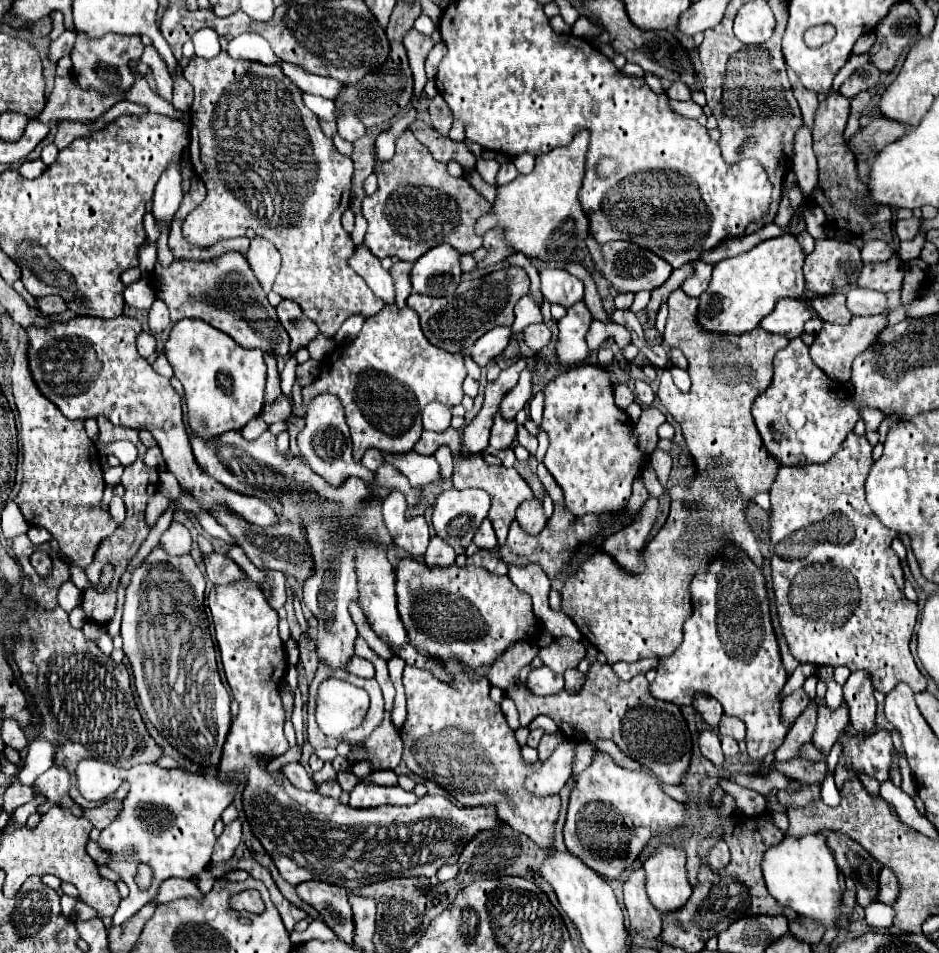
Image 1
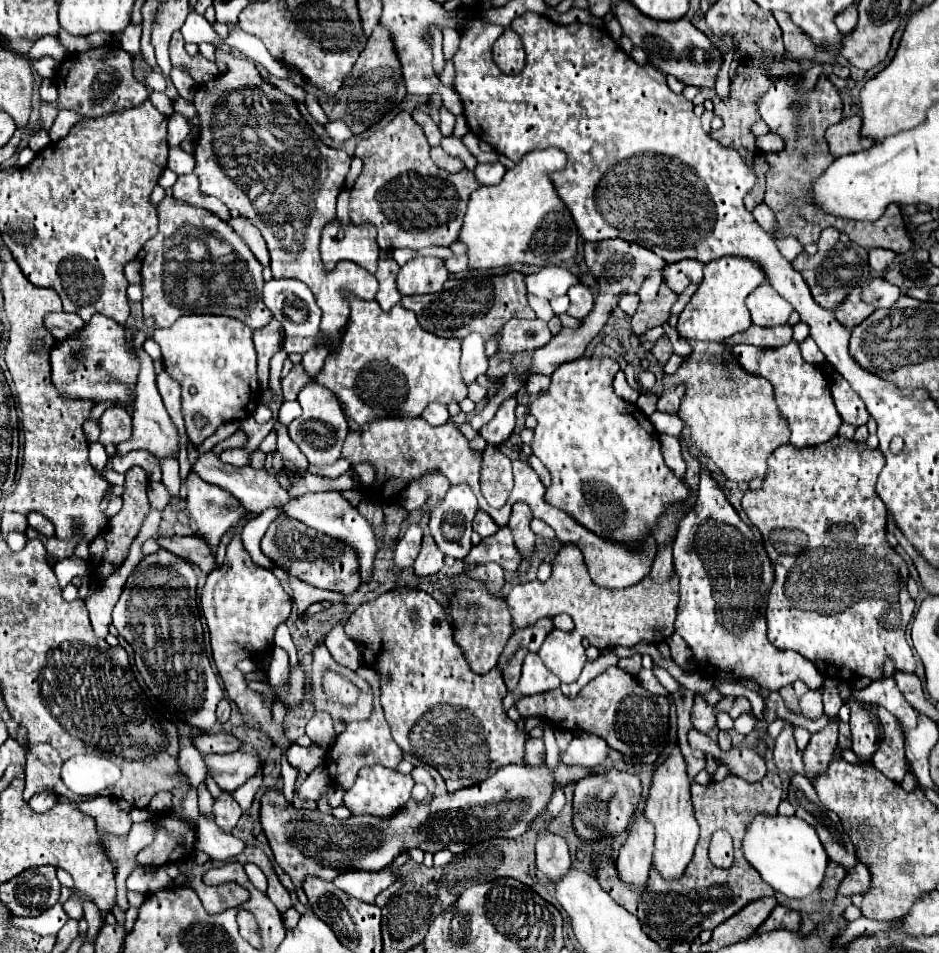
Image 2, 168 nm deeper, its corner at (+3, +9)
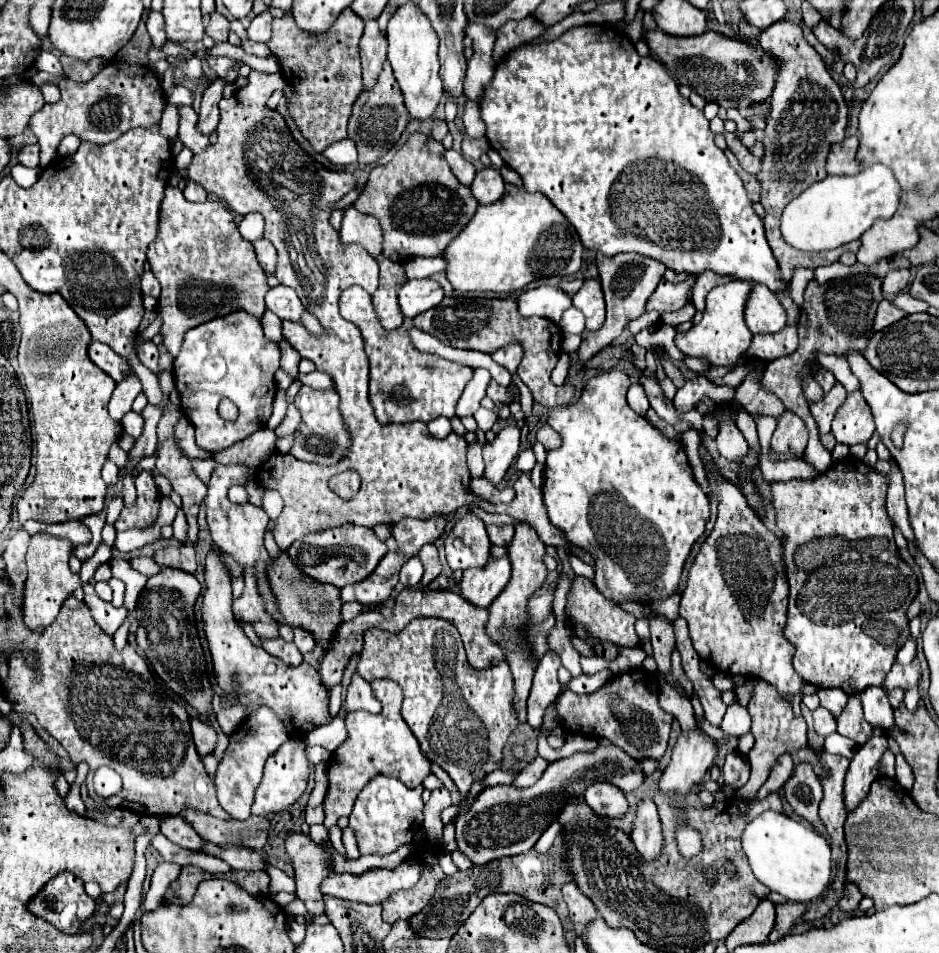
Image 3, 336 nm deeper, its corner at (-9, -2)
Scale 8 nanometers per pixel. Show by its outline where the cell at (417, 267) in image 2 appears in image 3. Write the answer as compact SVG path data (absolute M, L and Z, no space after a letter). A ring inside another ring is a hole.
M432 278L408 280L398 292L398 302L400 302L402 314L408 318L414 318L420 312L426 312L426 310L438 306L442 300L444 300L444 290Z

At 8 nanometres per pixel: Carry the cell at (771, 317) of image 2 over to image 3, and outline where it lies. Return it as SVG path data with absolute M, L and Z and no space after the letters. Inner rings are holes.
M754 284L750 304L746 306L746 324L752 334L776 334L786 326L786 310L782 302L766 286Z

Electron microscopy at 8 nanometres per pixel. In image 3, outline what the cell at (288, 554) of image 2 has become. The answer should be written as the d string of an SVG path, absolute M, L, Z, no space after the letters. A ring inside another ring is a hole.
M344 524L344 526L326 528L326 530L306 534L304 538L296 540L288 548L290 560L306 576L310 576L318 582L332 584L336 588L344 588L348 584L356 584L356 582L366 580L374 572L374 568L378 566L378 562L382 560L382 556L386 552L388 552L386 544L382 540L378 540L378 536L370 528L354 526L354 524Z

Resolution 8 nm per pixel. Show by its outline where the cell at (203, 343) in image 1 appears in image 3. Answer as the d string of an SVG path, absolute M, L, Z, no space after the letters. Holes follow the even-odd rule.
M246 312L222 316L218 320L210 320L206 324L200 324L198 328L192 328L190 332L186 332L182 350L174 358L174 382L176 382L176 390L180 392L180 410L196 428L196 444L202 450L220 452L220 450L252 436L256 430L264 428L266 420L272 414L272 402L276 396L274 372L278 368L280 368L278 346L266 340L260 320L254 320L254 316L246 316ZM222 398L230 398L238 406L240 414L236 420L220 418L218 402Z

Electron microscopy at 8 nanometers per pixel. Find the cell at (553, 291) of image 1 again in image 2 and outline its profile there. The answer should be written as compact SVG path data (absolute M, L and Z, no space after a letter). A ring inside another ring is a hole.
M550 265L542 267L538 273L526 275L526 291L534 297L552 299L558 295L566 295L566 291L578 283L578 279L564 267Z

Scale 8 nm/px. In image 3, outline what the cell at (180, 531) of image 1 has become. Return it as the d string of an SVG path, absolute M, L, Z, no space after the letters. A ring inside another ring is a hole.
M140 556L140 558L132 558L130 564L134 566L134 570L138 570L144 576L154 576L162 570L162 566L158 566L158 562L154 558L142 558Z

